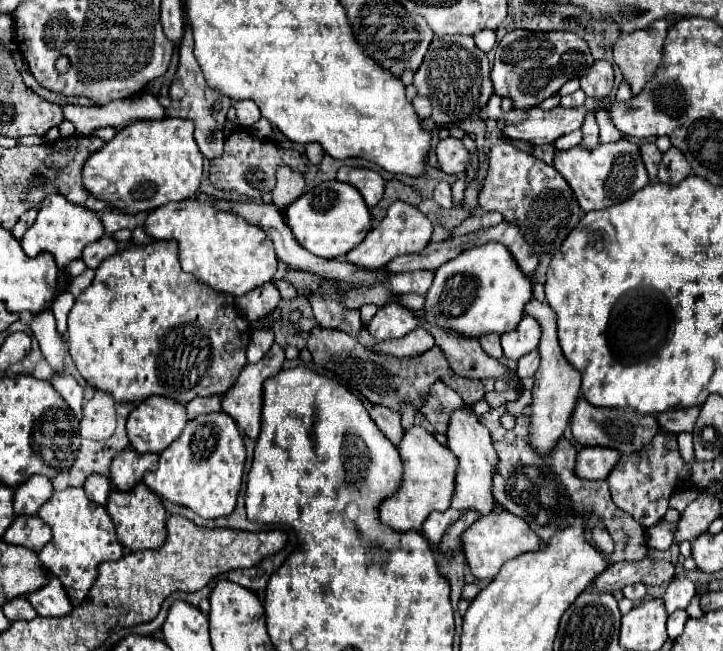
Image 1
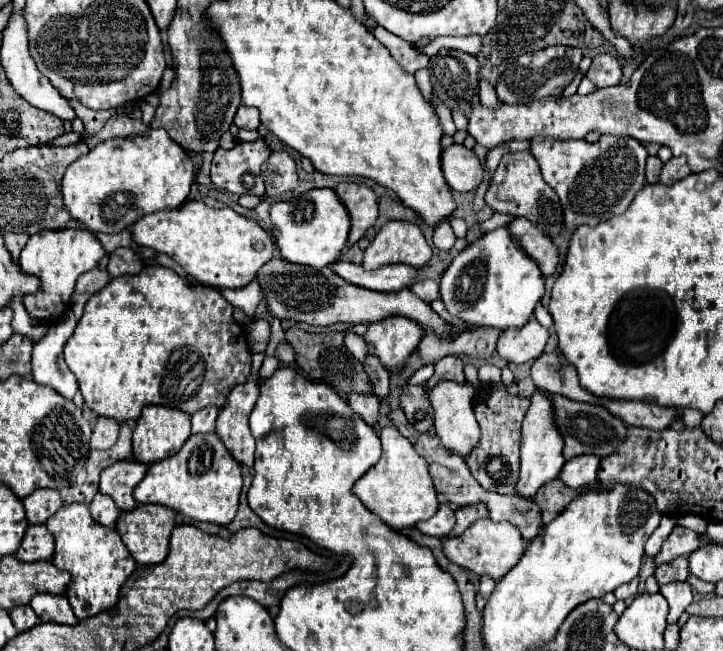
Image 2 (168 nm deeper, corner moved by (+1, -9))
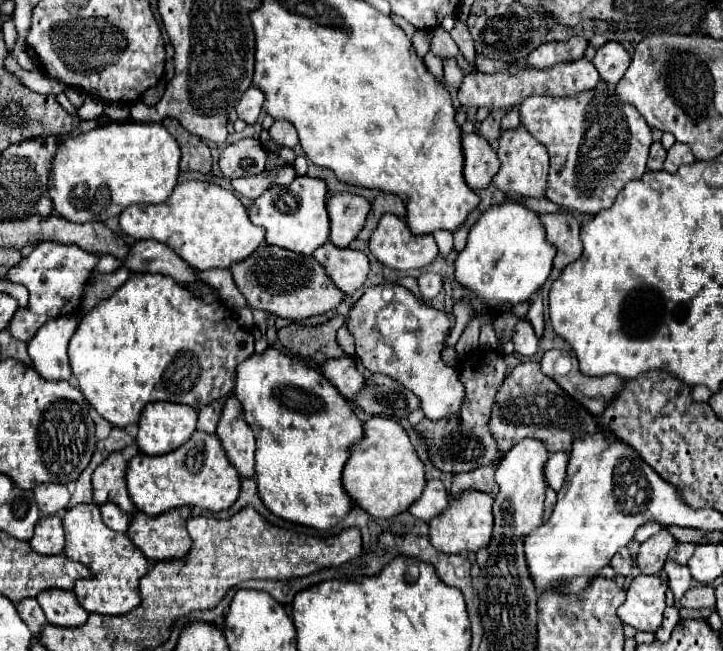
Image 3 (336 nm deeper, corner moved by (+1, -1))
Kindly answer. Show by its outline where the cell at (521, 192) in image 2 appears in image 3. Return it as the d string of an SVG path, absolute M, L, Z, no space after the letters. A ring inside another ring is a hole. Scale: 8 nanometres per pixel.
M522 125L516 131L506 131L498 139L498 159L500 159L500 171L494 175L492 183L496 189L500 189L506 197L518 199L518 197L534 197L542 199L548 179L548 153L546 147L540 145Z

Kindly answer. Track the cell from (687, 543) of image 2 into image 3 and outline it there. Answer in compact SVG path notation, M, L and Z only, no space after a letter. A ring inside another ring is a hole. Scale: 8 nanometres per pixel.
M662 529L654 537L650 537L646 543L640 545L636 565L642 569L644 575L654 575L664 567L664 561L668 557L668 551L676 545L676 537L668 531Z

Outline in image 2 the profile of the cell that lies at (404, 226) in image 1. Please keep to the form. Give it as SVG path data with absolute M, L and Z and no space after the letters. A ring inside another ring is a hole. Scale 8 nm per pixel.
M388 221L364 251L364 269L378 269L382 265L410 265L424 267L432 259L432 249L426 243L422 229L416 223Z

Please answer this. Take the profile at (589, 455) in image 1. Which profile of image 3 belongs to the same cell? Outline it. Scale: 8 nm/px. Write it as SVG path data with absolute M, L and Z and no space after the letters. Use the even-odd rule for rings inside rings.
M560 451L560 453L552 453L550 459L546 461L546 483L554 489L560 491L564 487L564 475L566 475L566 467L568 467L568 453Z

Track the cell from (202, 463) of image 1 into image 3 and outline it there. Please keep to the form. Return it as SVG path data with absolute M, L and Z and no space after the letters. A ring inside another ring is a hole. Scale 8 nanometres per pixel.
M194 431L194 435L182 447L178 447L176 451L156 455L156 457L150 457L150 455L144 455L144 453L134 455L130 459L130 465L128 465L126 485L128 485L128 495L130 495L132 503L136 505L136 509L144 511L148 515L160 515L160 513L164 513L172 507L182 507L182 505L200 507L200 509L208 509L208 511L226 511L238 499L240 475L232 467L232 463L228 461L228 457L226 457L226 453L220 445L220 439L216 435Z

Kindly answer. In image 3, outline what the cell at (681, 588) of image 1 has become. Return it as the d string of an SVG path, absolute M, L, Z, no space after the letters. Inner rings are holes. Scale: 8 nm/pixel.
M666 561L664 565L668 579L670 579L670 589L674 593L674 605L680 607L680 599L684 597L684 593L690 589L692 583L692 575L688 571L686 565L678 565L676 561Z

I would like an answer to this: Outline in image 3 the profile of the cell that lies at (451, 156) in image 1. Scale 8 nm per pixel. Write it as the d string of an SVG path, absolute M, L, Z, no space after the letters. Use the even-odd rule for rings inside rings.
M462 135L462 153L464 153L464 181L470 189L488 187L496 175L500 161L496 151L480 135Z

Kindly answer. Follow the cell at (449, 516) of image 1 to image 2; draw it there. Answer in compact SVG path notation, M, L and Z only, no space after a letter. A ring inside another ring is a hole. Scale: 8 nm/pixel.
M440 503L436 515L430 517L430 519L426 519L426 521L420 521L416 525L416 529L420 529L426 535L432 535L432 537L440 537L442 539L442 537L446 537L452 531L454 521L456 519L454 519L454 511L450 509L450 505L448 503Z

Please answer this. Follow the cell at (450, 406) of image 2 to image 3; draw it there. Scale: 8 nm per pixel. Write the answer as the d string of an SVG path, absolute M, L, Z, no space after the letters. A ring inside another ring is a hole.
M380 285L368 289L350 309L346 327L356 341L356 357L372 373L382 373L406 385L422 403L428 419L438 421L456 415L464 403L464 385L456 367L448 367L442 359L442 343L450 329L446 313L416 299L400 285Z

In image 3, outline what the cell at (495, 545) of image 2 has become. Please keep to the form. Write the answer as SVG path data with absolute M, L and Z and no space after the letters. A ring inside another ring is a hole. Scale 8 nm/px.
M466 491L458 499L450 501L450 507L436 519L430 521L430 541L432 545L448 555L462 555L462 553L478 553L486 549L492 539L492 503L494 499L486 493Z

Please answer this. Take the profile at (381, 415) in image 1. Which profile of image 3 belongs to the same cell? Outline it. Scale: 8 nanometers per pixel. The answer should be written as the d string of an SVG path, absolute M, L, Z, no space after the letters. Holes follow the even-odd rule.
M332 359L328 363L322 365L324 369L324 375L328 377L328 381L346 397L346 399L352 399L356 393L360 393L360 389L364 389L366 381L362 377L362 373L352 367L352 361L350 359Z

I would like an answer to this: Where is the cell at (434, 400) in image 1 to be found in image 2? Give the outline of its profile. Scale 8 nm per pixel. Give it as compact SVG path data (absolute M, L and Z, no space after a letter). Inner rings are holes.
M404 385L400 389L400 407L408 419L410 425L414 425L418 431L428 431L434 425L432 407L426 397L424 387L420 385Z

